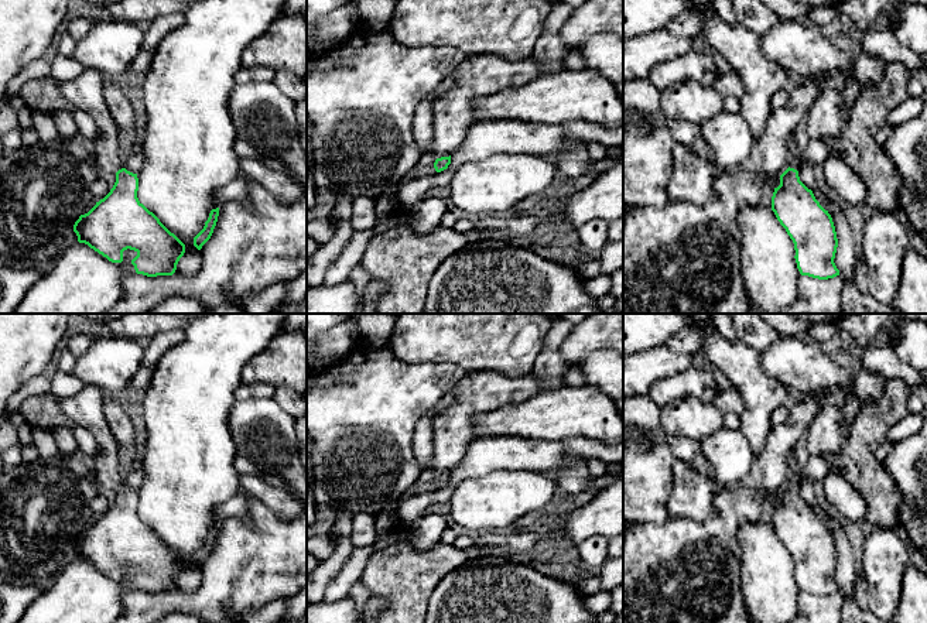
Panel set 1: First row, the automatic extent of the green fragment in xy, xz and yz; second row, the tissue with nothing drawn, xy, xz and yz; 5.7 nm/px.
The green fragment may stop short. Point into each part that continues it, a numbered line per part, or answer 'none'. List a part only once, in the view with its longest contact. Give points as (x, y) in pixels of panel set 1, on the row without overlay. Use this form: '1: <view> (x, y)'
1: yz (794, 475)

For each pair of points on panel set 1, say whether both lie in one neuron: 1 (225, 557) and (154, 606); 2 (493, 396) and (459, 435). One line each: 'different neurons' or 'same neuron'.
1: same neuron
2: same neuron

